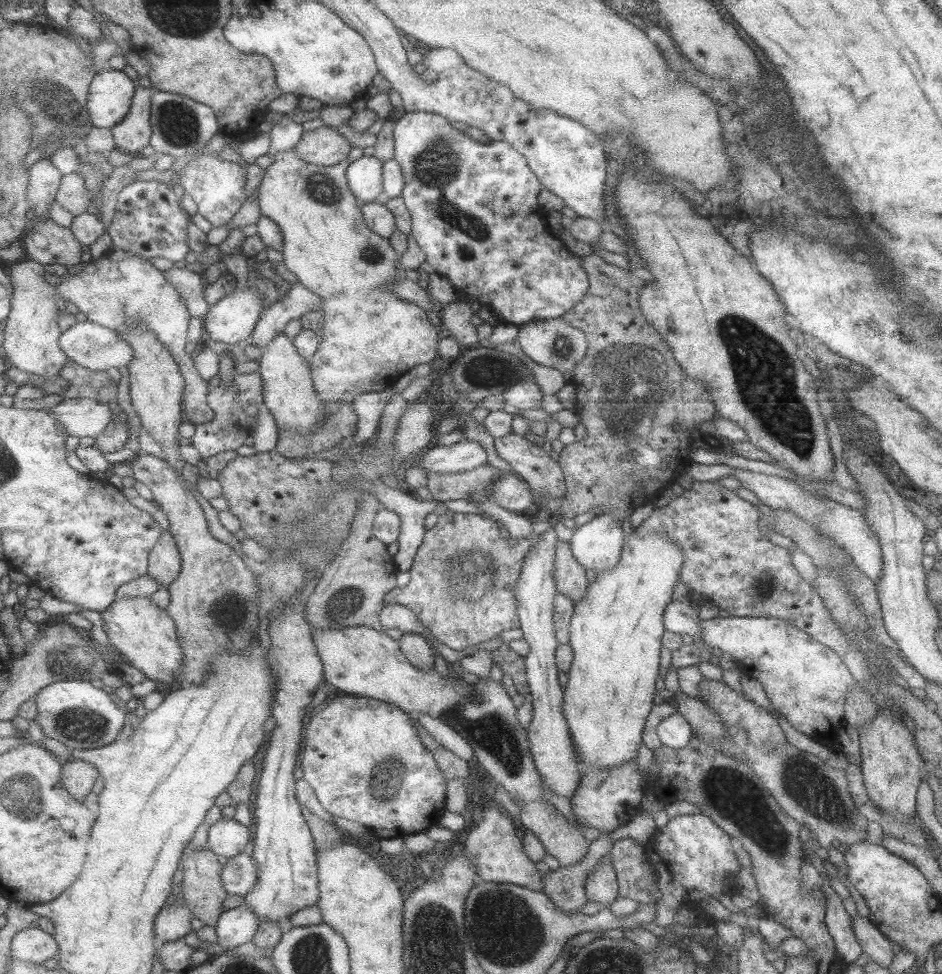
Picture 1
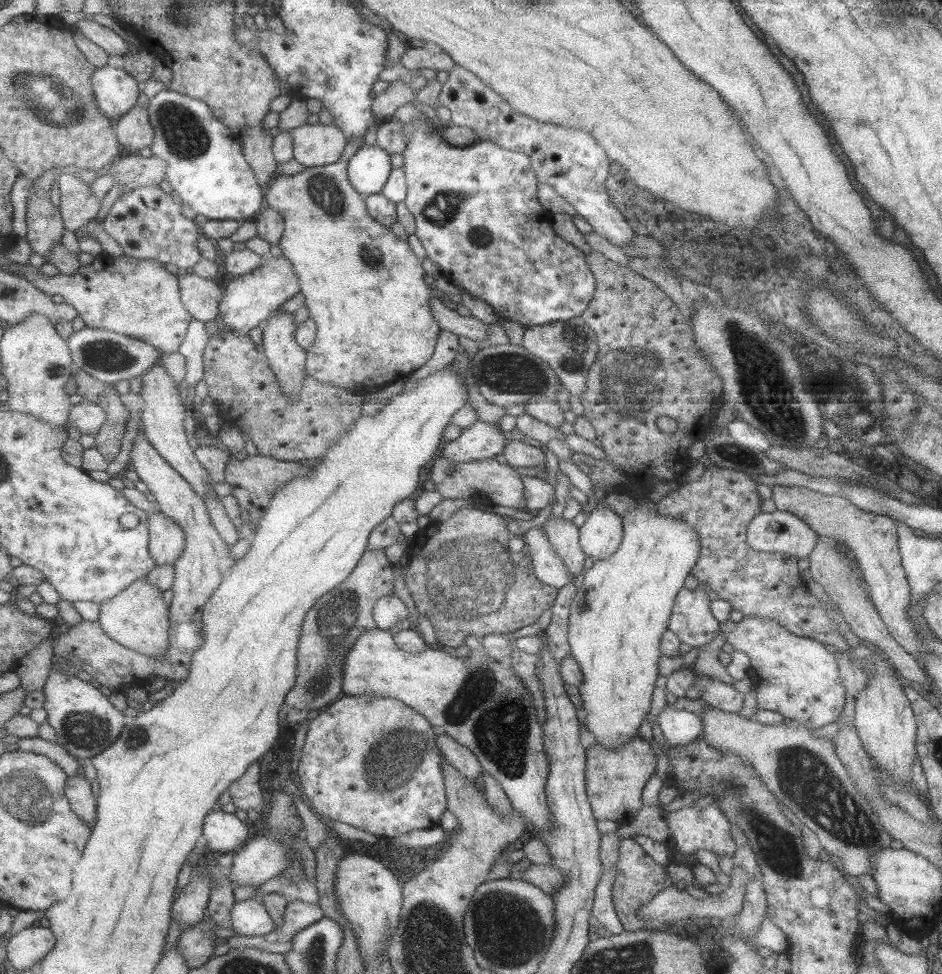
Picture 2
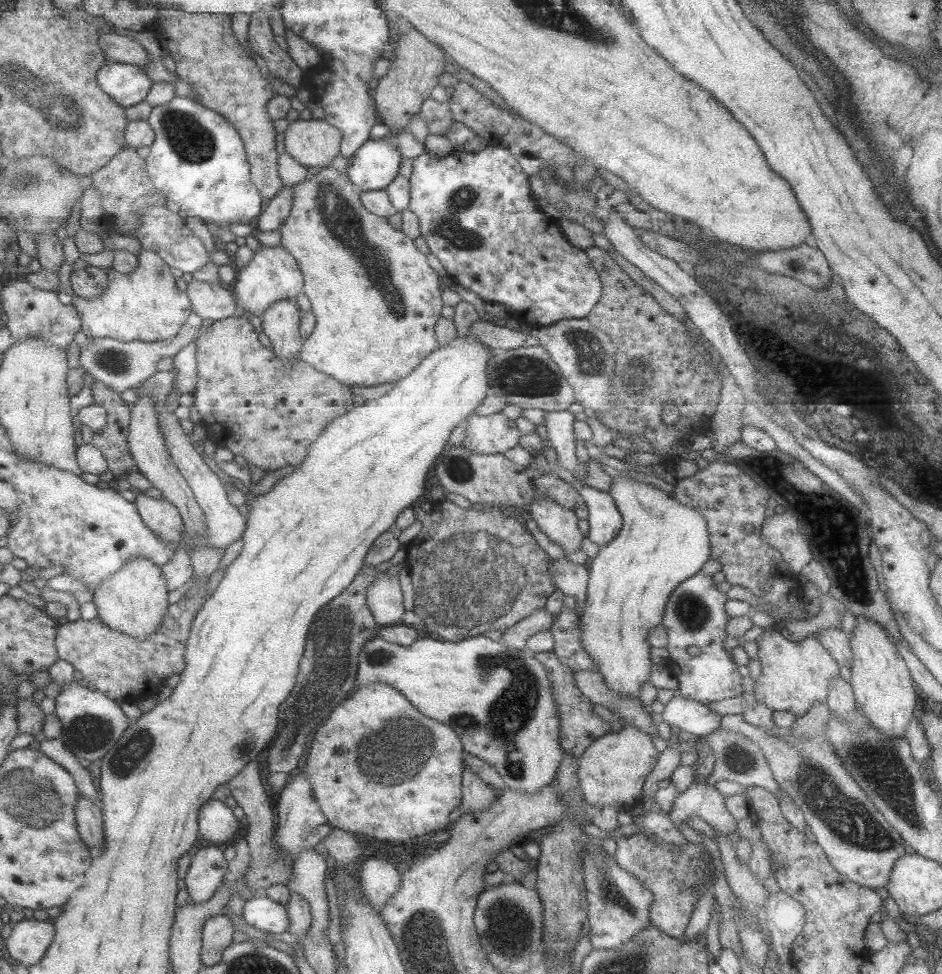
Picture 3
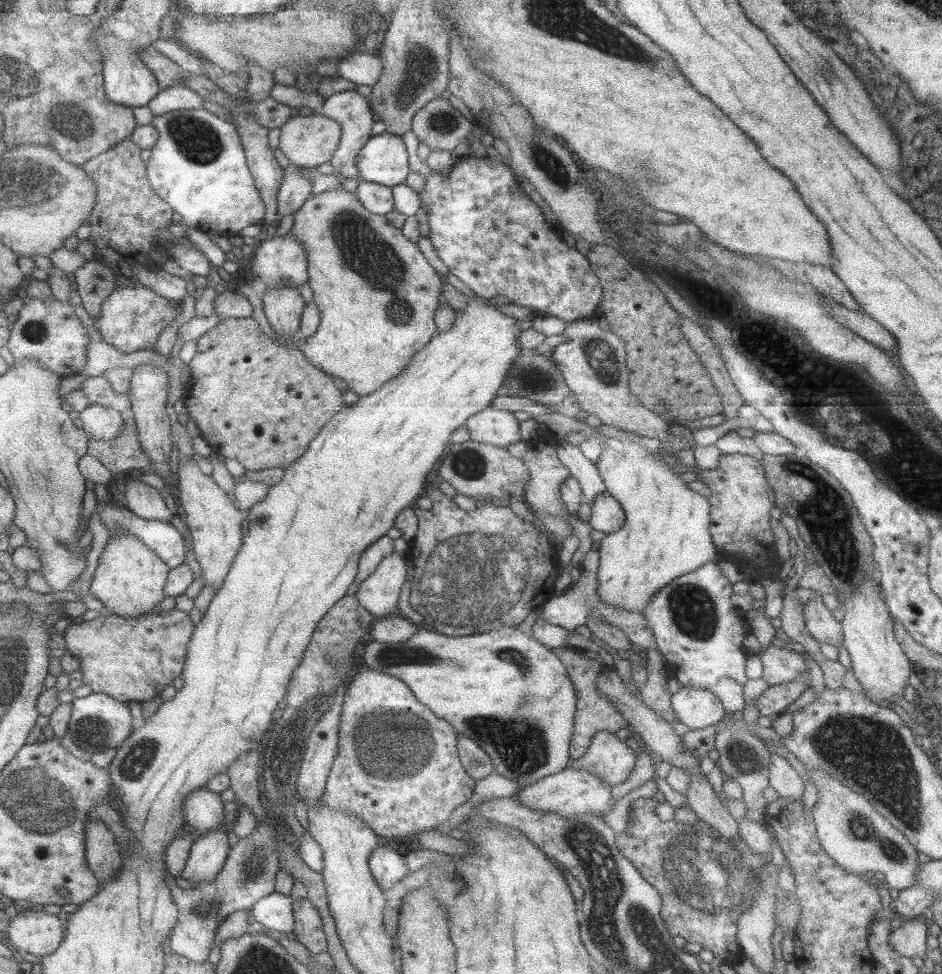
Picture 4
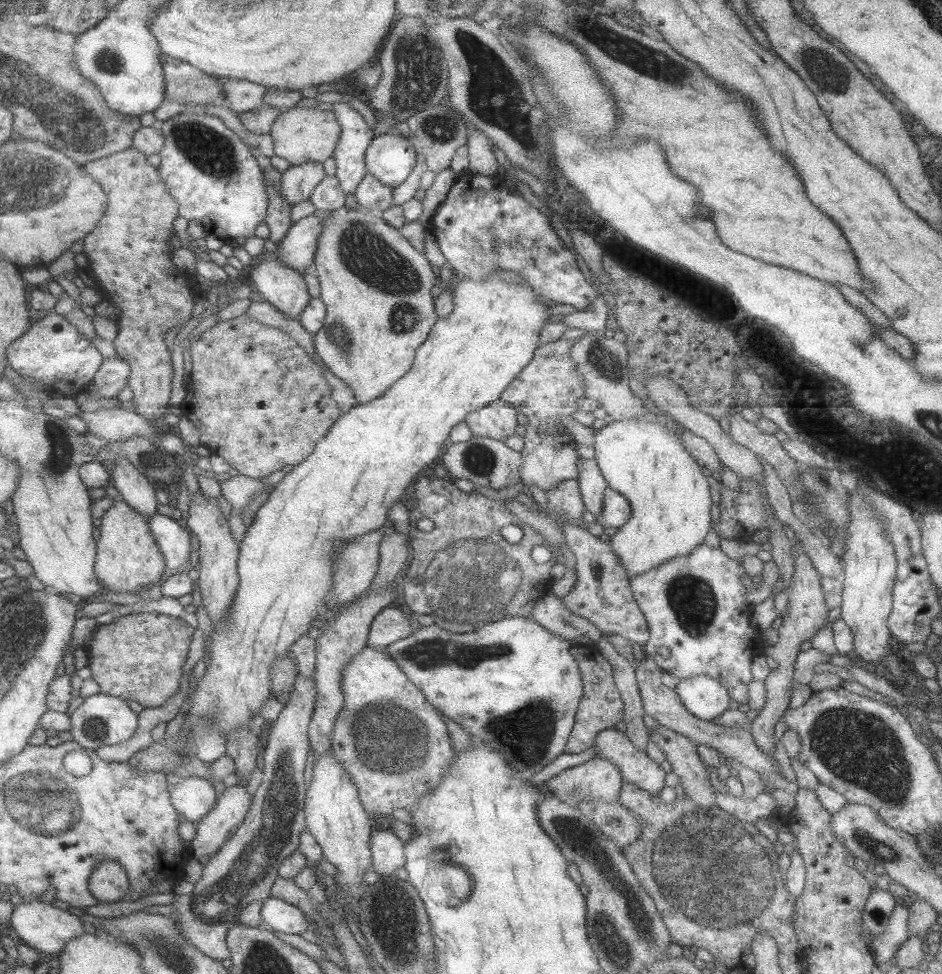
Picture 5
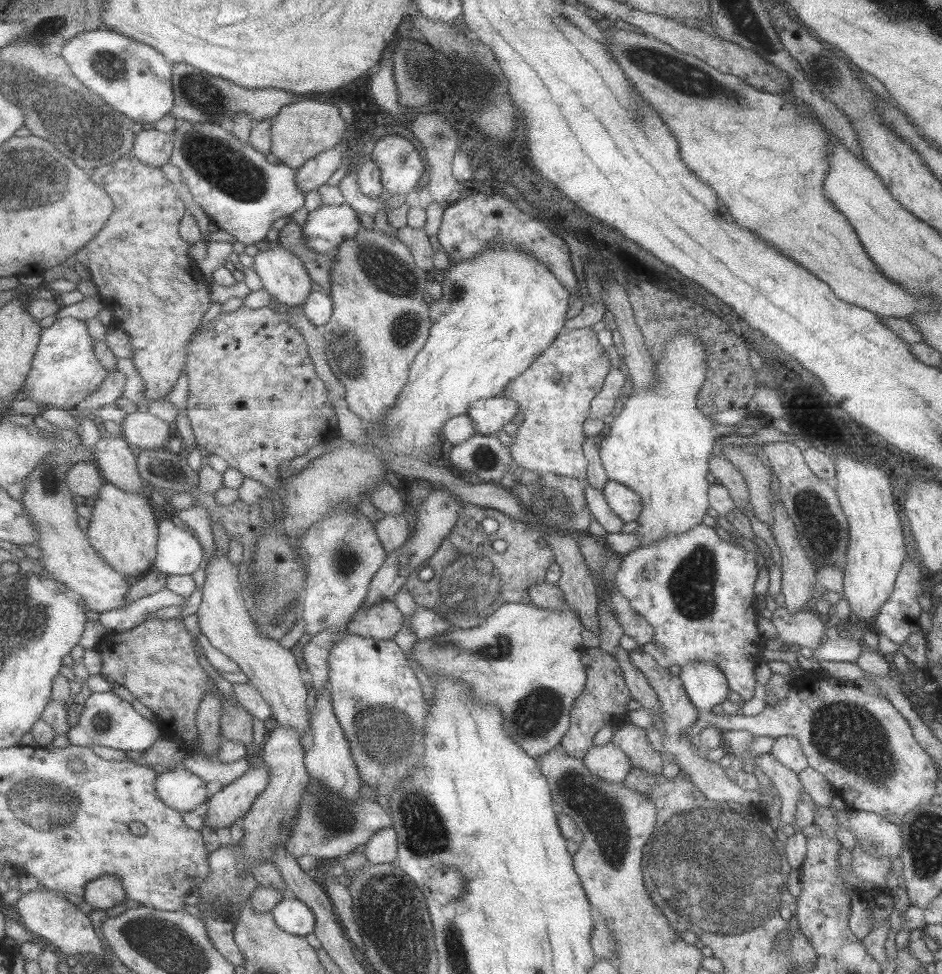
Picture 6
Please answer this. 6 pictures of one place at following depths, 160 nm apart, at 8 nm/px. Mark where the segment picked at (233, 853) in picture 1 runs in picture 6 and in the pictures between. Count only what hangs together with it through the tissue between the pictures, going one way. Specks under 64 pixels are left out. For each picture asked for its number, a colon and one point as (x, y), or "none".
2: (224, 832)
3: (218, 824)
4: (204, 810)
5: (195, 797)
6: (183, 790)

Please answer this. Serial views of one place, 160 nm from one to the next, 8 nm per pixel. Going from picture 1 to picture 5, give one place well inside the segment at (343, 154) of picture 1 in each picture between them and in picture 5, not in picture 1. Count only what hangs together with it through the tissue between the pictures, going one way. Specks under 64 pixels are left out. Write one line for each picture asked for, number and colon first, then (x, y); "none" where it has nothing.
2: (316, 145)
3: (312, 142)
4: (309, 139)
5: (302, 135)

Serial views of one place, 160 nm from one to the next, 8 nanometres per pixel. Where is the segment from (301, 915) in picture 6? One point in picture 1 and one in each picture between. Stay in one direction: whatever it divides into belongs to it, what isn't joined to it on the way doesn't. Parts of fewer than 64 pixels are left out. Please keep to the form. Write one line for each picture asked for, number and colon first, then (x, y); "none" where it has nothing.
1: (237, 926)
2: (250, 917)
3: (264, 913)
4: (277, 911)
5: (281, 916)

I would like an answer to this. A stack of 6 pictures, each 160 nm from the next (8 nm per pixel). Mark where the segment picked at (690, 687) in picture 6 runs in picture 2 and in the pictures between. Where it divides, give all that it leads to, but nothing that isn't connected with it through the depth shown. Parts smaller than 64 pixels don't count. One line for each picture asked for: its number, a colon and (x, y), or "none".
2: (678, 727)
3: (680, 714)
4: (694, 708)
5: (704, 698)

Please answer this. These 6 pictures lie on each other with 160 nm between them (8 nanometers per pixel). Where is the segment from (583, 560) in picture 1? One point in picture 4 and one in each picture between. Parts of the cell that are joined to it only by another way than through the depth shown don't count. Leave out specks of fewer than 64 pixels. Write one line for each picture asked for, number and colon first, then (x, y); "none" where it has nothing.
2: (599, 537)
3: (604, 520)
4: (607, 517)

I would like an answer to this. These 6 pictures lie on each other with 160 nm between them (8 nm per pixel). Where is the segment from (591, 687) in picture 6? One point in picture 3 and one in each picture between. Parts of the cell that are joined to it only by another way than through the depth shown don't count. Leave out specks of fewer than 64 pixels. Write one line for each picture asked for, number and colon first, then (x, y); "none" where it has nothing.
3: (578, 726)
4: (593, 713)
5: (600, 707)

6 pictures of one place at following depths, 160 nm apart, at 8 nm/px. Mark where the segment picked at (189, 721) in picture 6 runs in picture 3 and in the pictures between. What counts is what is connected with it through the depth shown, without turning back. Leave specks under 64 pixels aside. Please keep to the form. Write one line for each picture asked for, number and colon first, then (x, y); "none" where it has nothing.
3: (124, 668)
4: (133, 659)
5: (140, 657)

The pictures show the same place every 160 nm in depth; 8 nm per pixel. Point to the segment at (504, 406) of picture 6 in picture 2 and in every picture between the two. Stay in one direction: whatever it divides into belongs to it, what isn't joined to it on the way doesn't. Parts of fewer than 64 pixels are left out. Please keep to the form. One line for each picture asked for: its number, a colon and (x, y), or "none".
2: (482, 440)
3: (495, 433)
4: (491, 426)
5: (497, 420)

